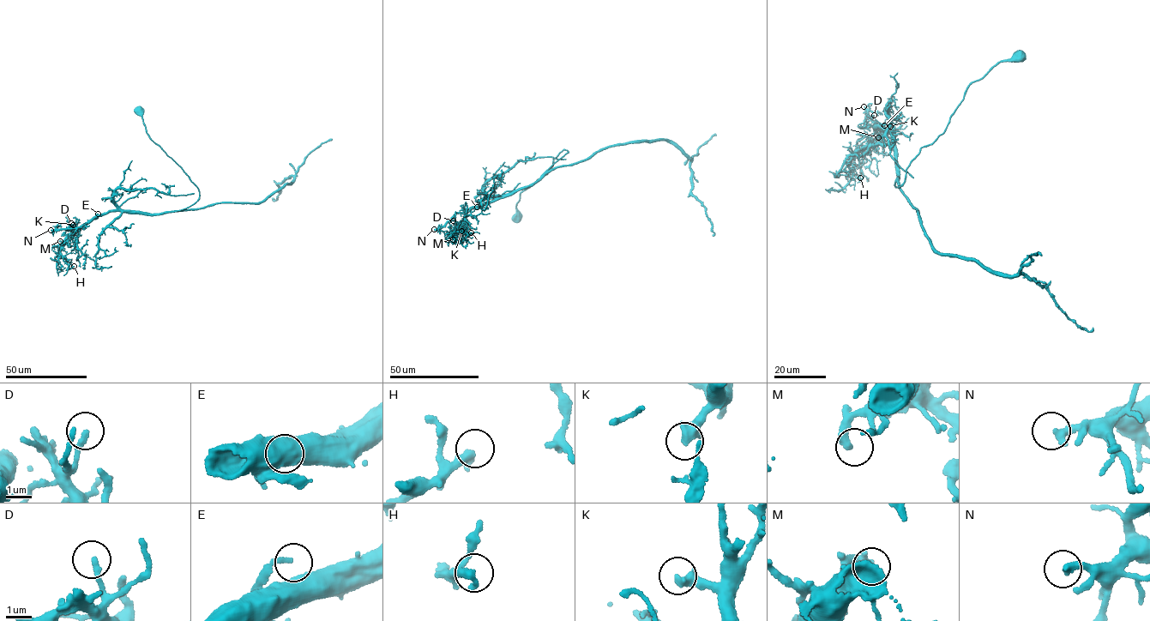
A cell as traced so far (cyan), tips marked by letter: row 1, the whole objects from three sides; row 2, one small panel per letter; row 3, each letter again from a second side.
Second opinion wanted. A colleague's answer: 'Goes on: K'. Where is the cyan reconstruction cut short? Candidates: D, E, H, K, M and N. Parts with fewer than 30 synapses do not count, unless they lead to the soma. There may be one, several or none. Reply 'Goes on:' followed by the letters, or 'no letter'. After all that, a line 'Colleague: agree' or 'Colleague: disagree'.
Goes on: K
Colleague: agree

